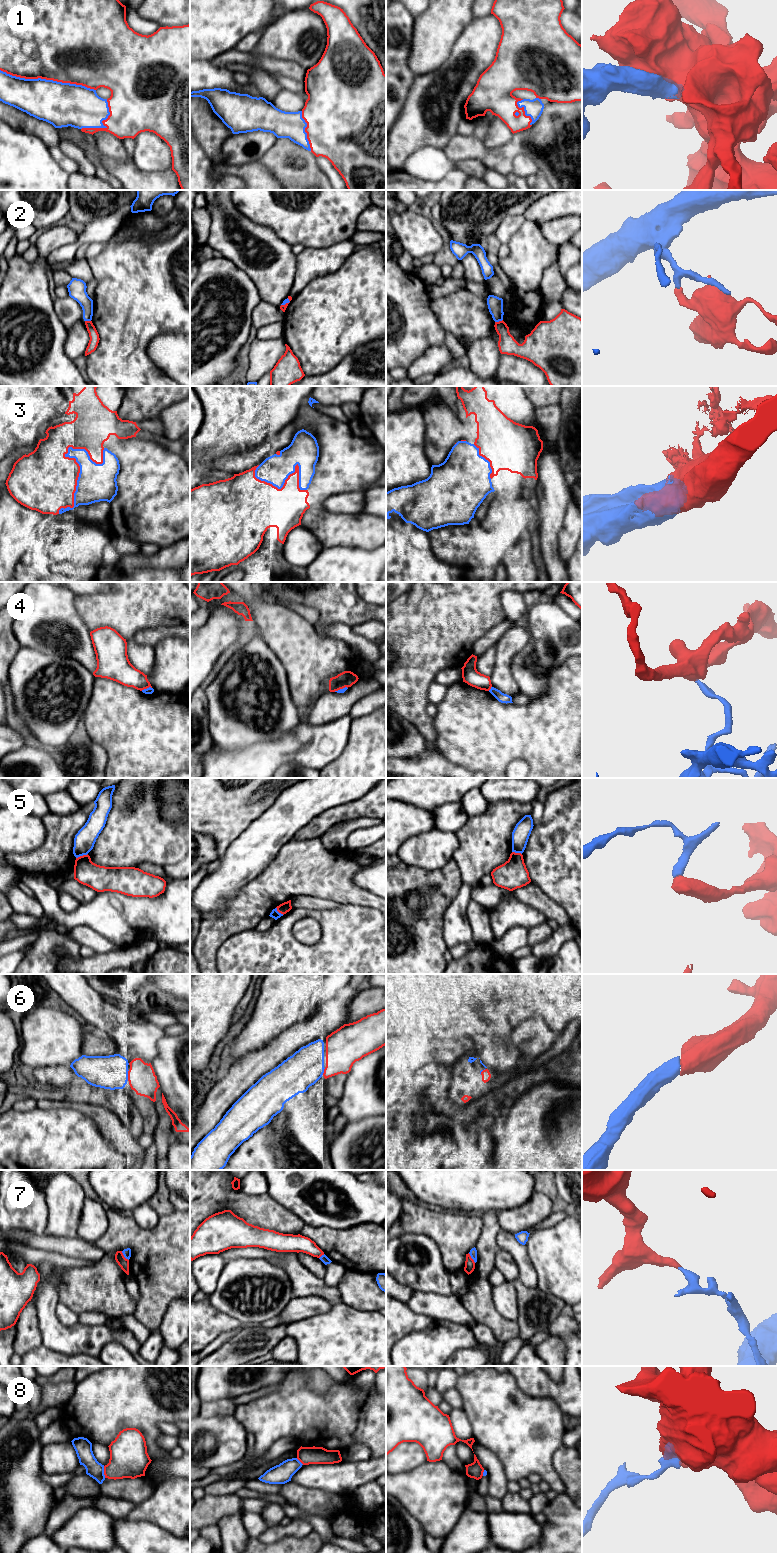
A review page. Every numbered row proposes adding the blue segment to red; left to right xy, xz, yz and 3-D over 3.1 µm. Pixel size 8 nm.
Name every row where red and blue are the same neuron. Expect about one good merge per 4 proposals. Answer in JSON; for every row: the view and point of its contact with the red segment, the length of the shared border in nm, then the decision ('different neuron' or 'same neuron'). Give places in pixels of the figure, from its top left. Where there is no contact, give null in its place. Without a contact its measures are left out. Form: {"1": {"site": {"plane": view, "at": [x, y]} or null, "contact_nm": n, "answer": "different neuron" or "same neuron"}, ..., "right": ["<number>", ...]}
{"1": {"site": {"plane": "xy", "at": [48, 79]}, "contact_nm": 800, "answer": "same neuron"}, "2": {"site": {"plane": "yz", "at": [499, 321]}, "contact_nm": 70, "answer": "different neuron"}, "3": {"site": {"plane": "xy", "at": [73, 458]}, "contact_nm": 650, "answer": "same neuron"}, "4": {"site": {"plane": "yz", "at": [490, 688]}, "contact_nm": 50, "answer": "different neuron"}, "5": {"site": {"plane": "xy", "at": [81, 856]}, "contact_nm": 100, "answer": "different neuron"}, "6": {"site": {"plane": "xy", "at": [128, 1075]}, "contact_nm": 90, "answer": "same neuron"}, "7": {"site": {"plane": "xy", "at": [123, 1256]}, "contact_nm": 100, "answer": "different neuron"}, "8": {"site": {"plane": "xy", "at": [104, 1472]}, "contact_nm": 100, "answer": "different neuron"}, "right": ["1", "3", "6"]}

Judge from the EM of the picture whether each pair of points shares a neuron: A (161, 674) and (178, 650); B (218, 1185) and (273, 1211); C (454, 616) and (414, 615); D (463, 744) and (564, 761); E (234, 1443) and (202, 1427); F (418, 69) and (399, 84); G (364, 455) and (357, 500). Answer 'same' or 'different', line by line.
A: same
B: same
C: same
D: same
E: same
F: different
G: different

